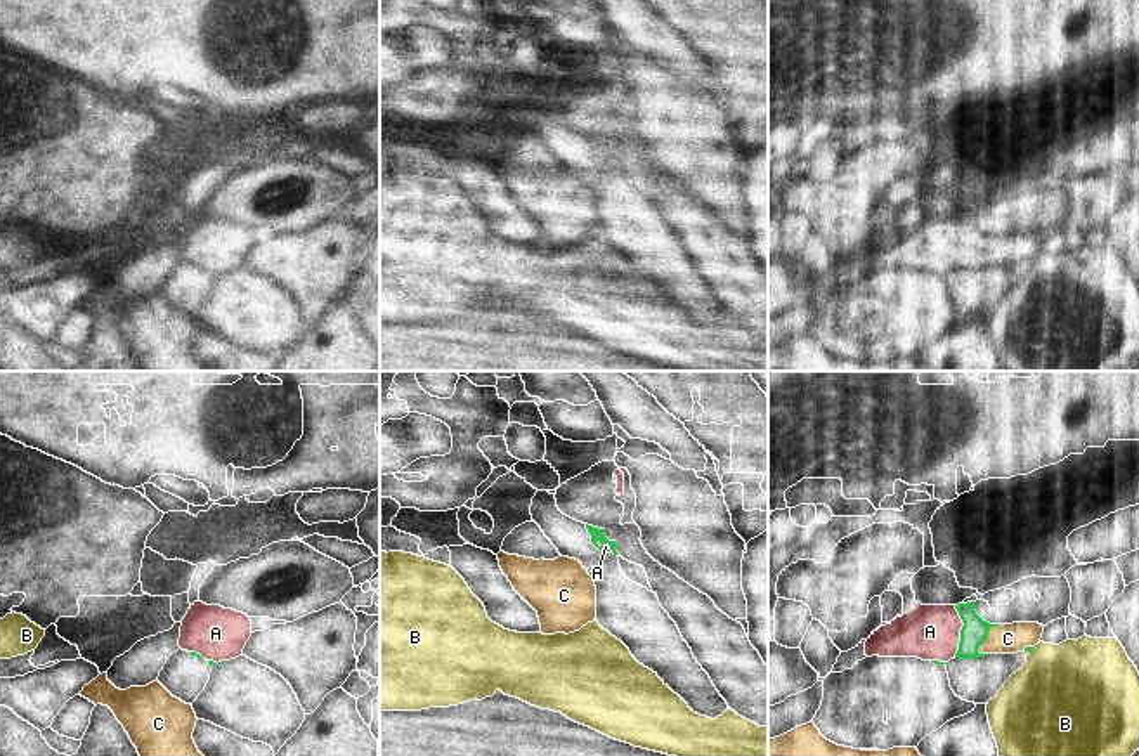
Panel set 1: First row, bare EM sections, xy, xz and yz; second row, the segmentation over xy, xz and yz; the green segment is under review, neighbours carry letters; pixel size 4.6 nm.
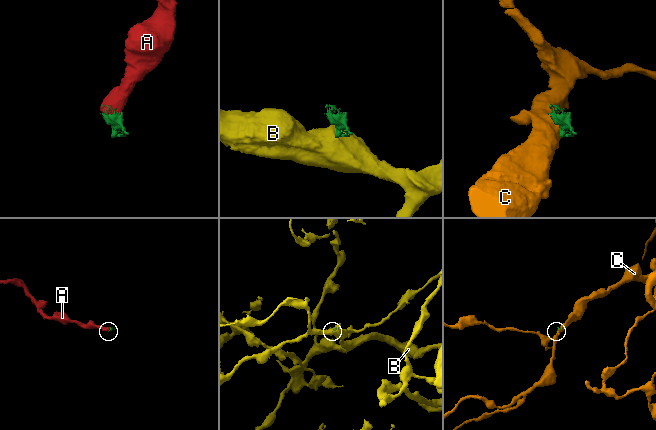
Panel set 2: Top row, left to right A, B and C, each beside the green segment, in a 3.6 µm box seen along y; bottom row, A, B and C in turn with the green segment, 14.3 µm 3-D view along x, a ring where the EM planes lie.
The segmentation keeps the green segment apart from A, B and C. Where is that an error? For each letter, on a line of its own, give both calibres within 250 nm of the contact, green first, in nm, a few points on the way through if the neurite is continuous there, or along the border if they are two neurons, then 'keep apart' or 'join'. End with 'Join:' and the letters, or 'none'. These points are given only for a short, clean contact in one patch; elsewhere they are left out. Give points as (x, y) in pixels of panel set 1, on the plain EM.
A: 120 nm thick on the green side, 260 nm on the other; runs through yz (975, 241), (961, 243), (930, 243); join
B: 30 nm thick on the green side, 440 nm on the other; border along yz (1034, 259), (1028, 264); keep apart
C: 120 nm thick on the green side, 140 nm on the other; runs through yz (975, 241), (987, 247), (1008, 250); join
Join: A, C

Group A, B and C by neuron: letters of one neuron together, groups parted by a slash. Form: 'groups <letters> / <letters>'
groups A C / B

